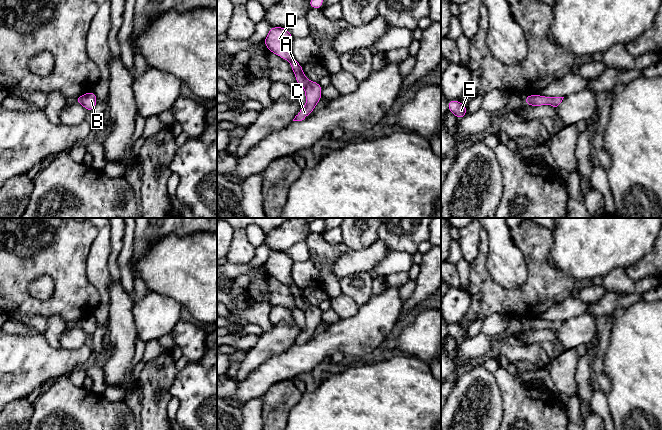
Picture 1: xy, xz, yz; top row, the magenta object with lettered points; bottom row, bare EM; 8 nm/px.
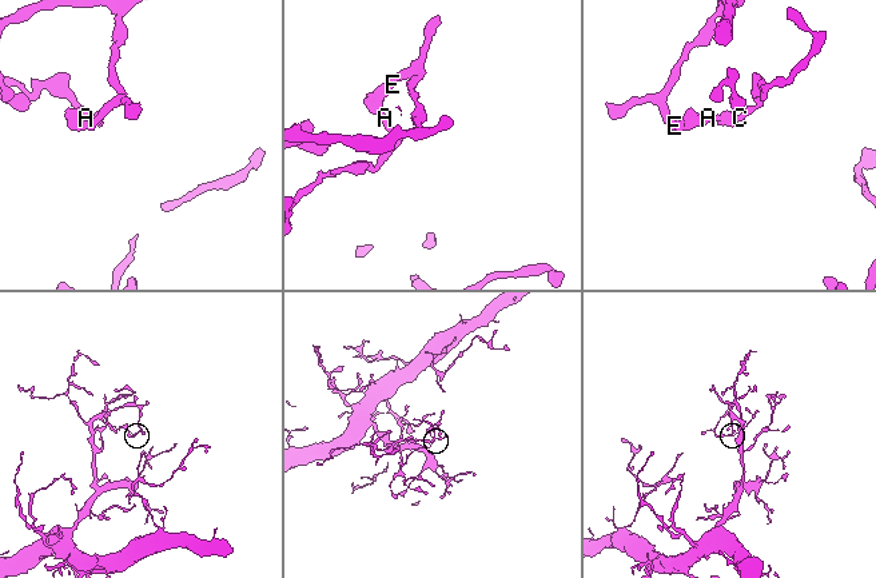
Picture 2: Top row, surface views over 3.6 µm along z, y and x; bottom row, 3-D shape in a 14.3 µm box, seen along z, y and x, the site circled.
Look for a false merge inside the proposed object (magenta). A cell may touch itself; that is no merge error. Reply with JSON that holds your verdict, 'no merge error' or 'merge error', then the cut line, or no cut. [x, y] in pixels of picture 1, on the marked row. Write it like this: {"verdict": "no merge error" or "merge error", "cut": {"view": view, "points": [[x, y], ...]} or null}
{"verdict": "merge error", "cut": {"view": "yz", "points": [[531, 95], [531, 102], [528, 105]]}}

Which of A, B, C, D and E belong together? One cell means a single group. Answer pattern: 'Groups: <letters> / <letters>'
Groups: A D E / B C

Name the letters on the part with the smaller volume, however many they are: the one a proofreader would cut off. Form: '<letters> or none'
B, C

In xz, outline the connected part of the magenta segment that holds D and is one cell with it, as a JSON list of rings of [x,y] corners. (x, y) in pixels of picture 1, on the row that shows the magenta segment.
[[[272,26],[263,42],[269,52],[274,53],[290,63],[297,84],[305,88],[310,80],[304,75],[303,66],[292,55],[291,47],[293,40],[294,38],[291,33],[285,27]]]

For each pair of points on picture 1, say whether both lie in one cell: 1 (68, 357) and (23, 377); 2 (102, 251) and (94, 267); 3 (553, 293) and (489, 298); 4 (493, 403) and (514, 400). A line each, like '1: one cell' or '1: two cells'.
1: one cell
2: one cell
3: one cell
4: two cells

